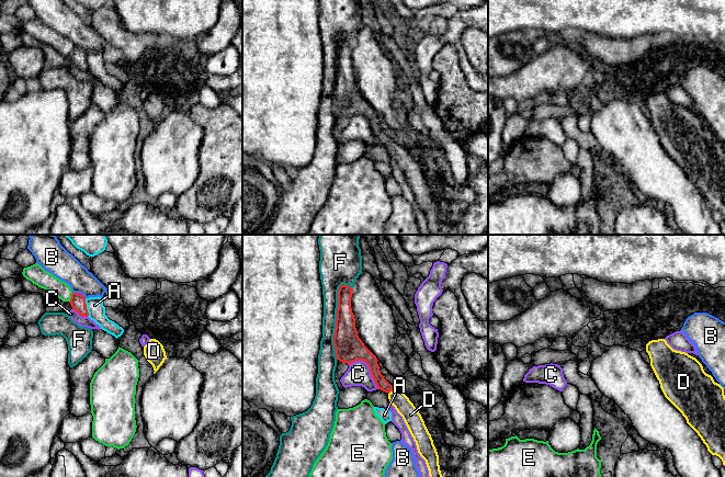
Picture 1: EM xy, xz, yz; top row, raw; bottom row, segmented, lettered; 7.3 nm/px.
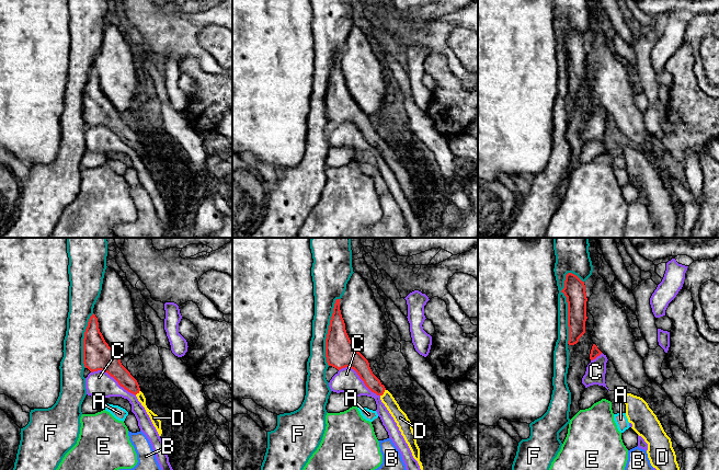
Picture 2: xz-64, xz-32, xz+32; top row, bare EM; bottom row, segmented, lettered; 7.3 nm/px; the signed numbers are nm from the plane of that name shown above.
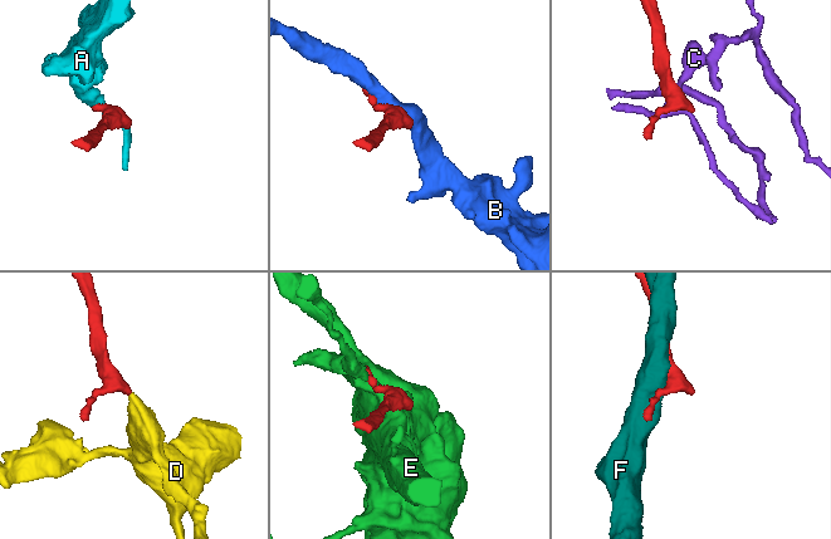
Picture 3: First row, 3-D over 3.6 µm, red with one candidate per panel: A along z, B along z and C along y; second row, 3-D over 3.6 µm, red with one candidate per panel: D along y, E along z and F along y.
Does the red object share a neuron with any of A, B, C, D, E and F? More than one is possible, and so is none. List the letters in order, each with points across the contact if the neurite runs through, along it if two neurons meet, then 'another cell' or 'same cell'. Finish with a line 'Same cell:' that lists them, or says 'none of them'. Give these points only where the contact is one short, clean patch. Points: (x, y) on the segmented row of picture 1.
A: along xy (85, 298), (88, 316) | another cell
B: along xy (72, 291), (86, 297) | another cell
C: another cell
D: across xz (382, 384), (391, 390), (410, 415) | same cell
E: along xy (72, 292), (69, 302) | another cell
F: another cell
Same cell: D

